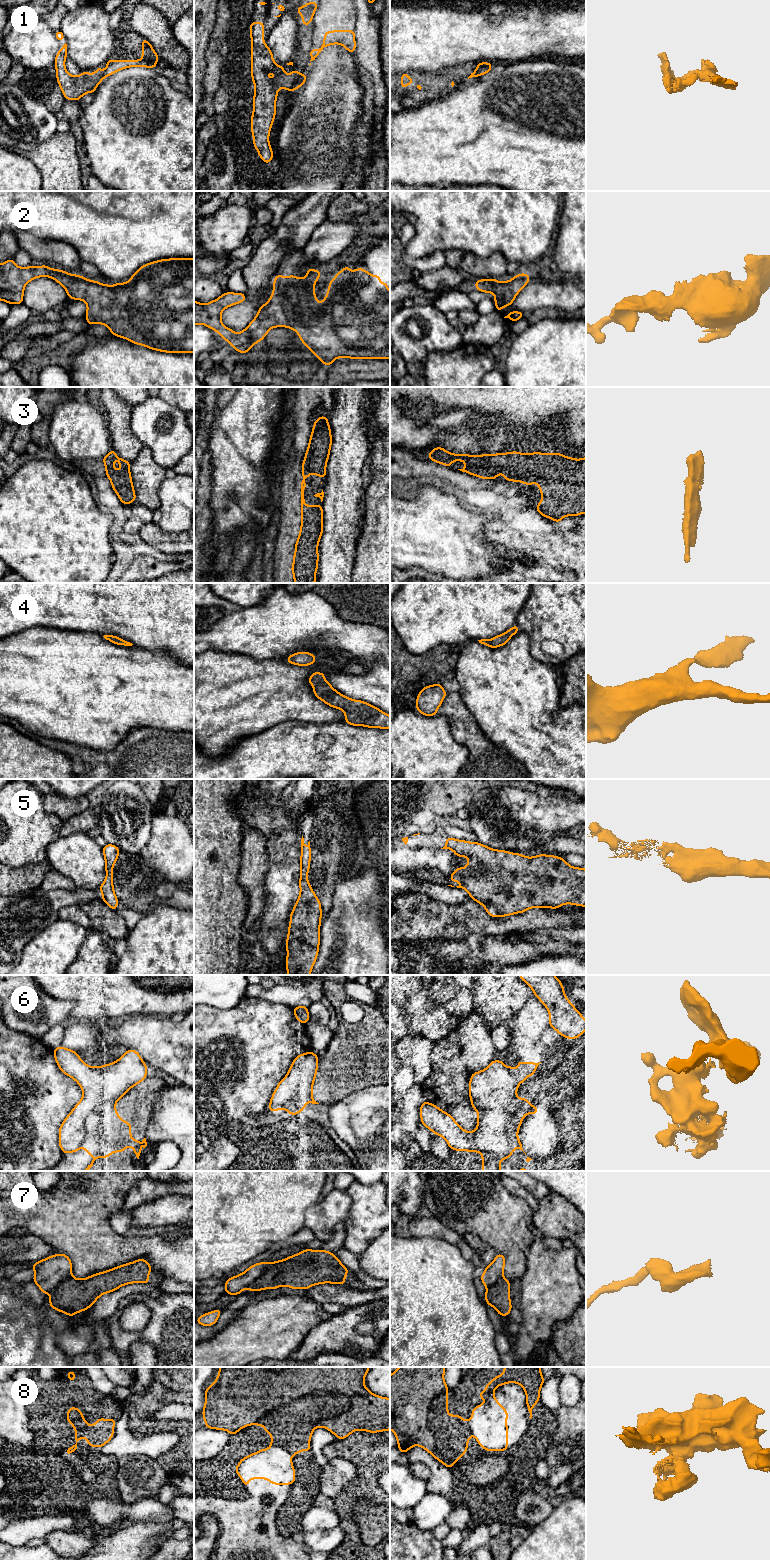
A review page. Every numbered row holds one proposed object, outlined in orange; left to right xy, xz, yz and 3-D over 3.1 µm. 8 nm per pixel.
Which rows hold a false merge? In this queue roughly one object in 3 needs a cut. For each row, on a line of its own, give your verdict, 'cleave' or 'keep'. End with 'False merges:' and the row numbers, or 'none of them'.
1: cleave
2: keep
3: keep
4: keep
5: keep
6: cleave
7: cleave
8: keep
False merges: 1, 6, 7

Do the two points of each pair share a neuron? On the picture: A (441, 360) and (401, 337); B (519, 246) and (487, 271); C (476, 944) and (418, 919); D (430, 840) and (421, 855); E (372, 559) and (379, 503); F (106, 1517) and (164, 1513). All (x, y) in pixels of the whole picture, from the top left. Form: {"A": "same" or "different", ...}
{"A": "different", "B": "different", "C": "different", "D": "different", "E": "same", "F": "same"}

